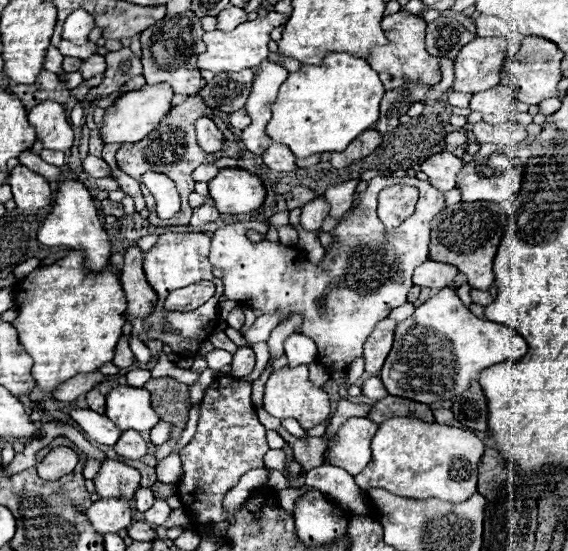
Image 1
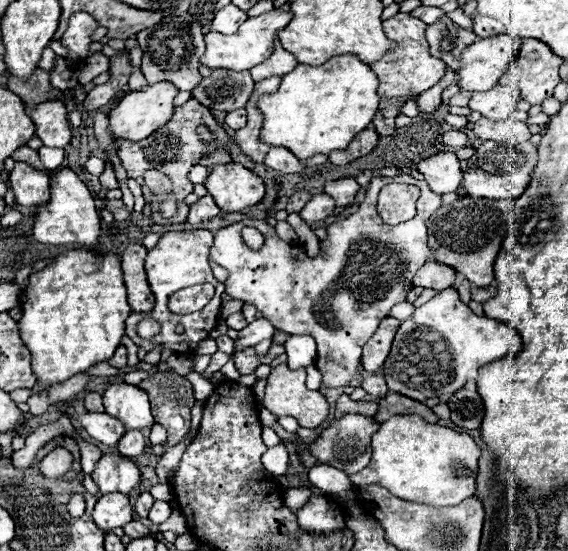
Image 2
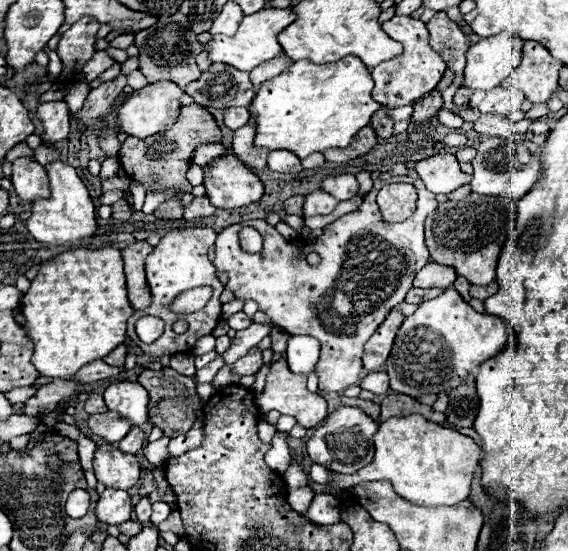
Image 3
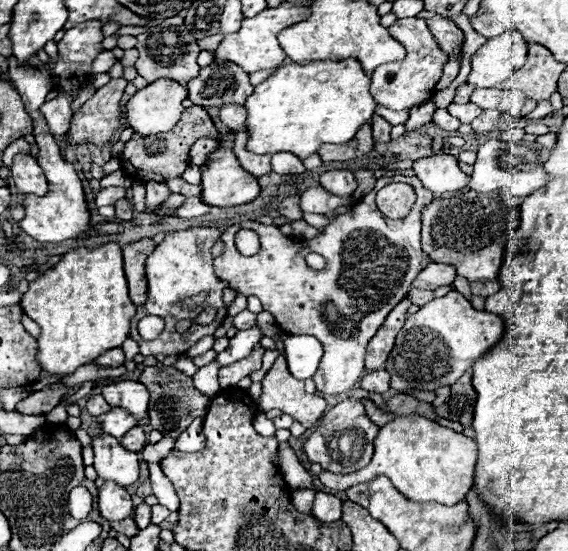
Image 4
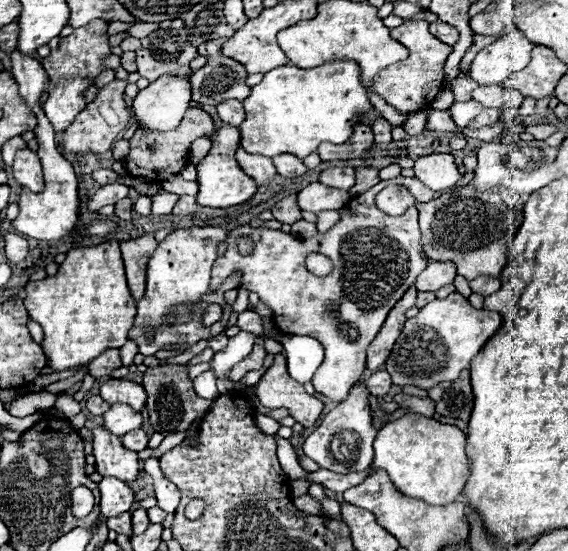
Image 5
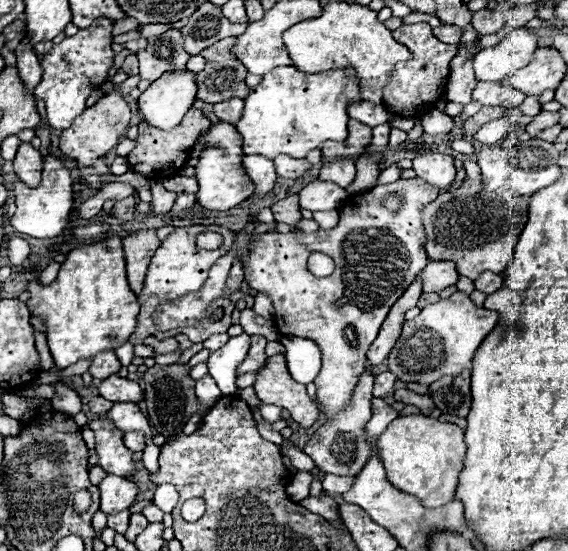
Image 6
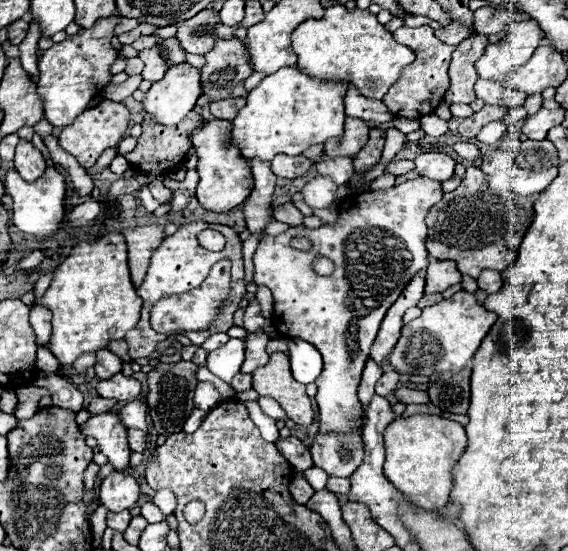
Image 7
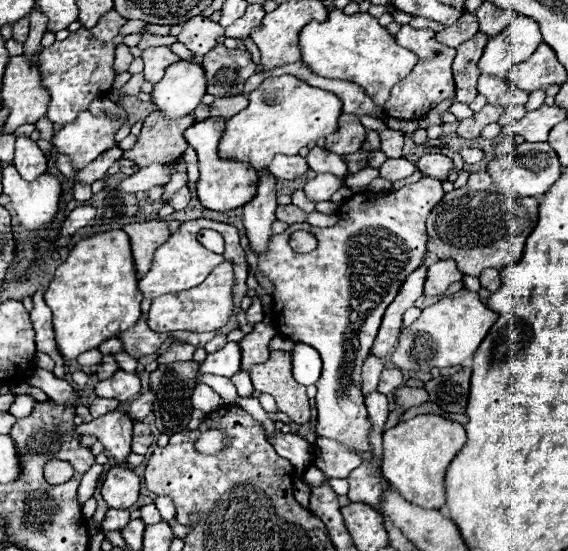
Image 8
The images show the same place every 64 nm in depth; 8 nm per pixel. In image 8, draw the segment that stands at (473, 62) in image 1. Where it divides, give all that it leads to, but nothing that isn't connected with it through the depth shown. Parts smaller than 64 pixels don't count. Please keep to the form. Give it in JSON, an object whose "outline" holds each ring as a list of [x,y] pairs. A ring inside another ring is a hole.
{"outline":[[[516,16],[504,32],[488,38],[478,68],[482,74],[492,74],[504,80],[508,68],[532,56],[540,42],[542,34],[538,24],[528,16]]]}

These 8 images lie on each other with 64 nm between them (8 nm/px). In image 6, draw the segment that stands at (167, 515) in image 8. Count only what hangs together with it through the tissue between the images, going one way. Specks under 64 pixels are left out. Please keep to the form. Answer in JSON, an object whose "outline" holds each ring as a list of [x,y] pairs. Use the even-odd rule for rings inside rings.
{"outline":[[[162,484],[162,486],[158,486],[156,492],[154,492],[154,504],[156,504],[162,512],[170,514],[170,512],[176,508],[176,504],[178,504],[178,492],[176,492],[176,488],[172,488],[172,484]]]}

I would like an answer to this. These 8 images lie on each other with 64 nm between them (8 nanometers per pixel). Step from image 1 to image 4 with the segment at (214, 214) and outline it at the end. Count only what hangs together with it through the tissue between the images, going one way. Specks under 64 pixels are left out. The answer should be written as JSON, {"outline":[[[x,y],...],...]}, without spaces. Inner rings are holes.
{"outline":[[[188,196],[180,208],[176,208],[176,216],[180,218],[192,218],[192,216],[202,216],[210,210],[210,206],[202,204],[198,196]]]}

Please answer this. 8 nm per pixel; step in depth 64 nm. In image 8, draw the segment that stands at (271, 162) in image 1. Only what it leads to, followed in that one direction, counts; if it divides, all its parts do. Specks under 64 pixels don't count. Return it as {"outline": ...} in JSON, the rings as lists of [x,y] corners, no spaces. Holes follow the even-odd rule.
{"outline":[[[276,156],[272,160],[272,164],[268,166],[268,172],[280,180],[296,180],[300,178],[302,174],[306,174],[308,170],[308,164],[306,164],[306,158],[302,156]]]}

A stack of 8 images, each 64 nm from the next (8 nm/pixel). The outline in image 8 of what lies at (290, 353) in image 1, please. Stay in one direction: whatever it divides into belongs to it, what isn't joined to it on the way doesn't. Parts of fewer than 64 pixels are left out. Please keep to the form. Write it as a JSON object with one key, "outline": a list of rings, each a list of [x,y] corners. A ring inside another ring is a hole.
{"outline":[[[296,344],[296,348],[292,350],[292,372],[296,382],[310,386],[316,384],[322,372],[322,360],[320,354],[310,348],[308,344]]]}

